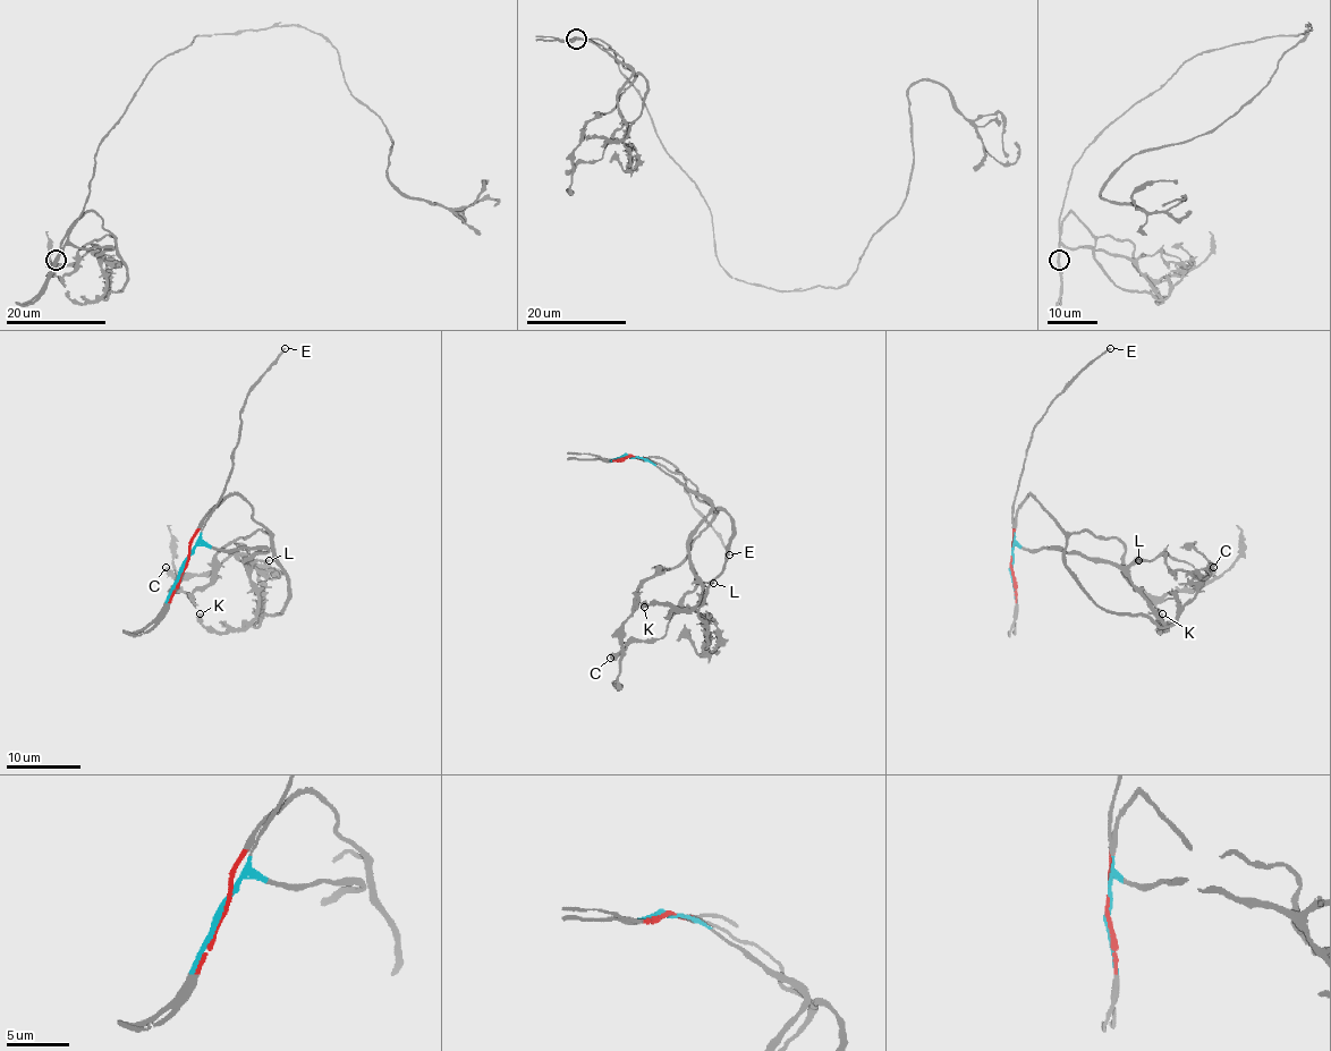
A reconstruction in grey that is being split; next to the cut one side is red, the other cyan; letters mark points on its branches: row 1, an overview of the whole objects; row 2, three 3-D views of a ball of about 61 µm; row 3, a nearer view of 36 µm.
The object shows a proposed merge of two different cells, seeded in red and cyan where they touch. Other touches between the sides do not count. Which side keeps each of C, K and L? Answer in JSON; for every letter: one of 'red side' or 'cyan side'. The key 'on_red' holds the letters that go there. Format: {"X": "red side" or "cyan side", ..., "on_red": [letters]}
{"C": "cyan side", "K": "cyan side", "L": "cyan side", "on_red": []}

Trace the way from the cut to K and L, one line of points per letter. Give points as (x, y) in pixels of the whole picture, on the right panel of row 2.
K: (1012, 566), (1014, 545), (1077, 551), (1100, 562), (1112, 562), (1155, 615), (1164, 629), (1161, 632), (1162, 612)
L: (1012, 566), (1014, 545), (1031, 550), (1059, 548), (1077, 551), (1100, 562), (1129, 566), (1138, 561)

